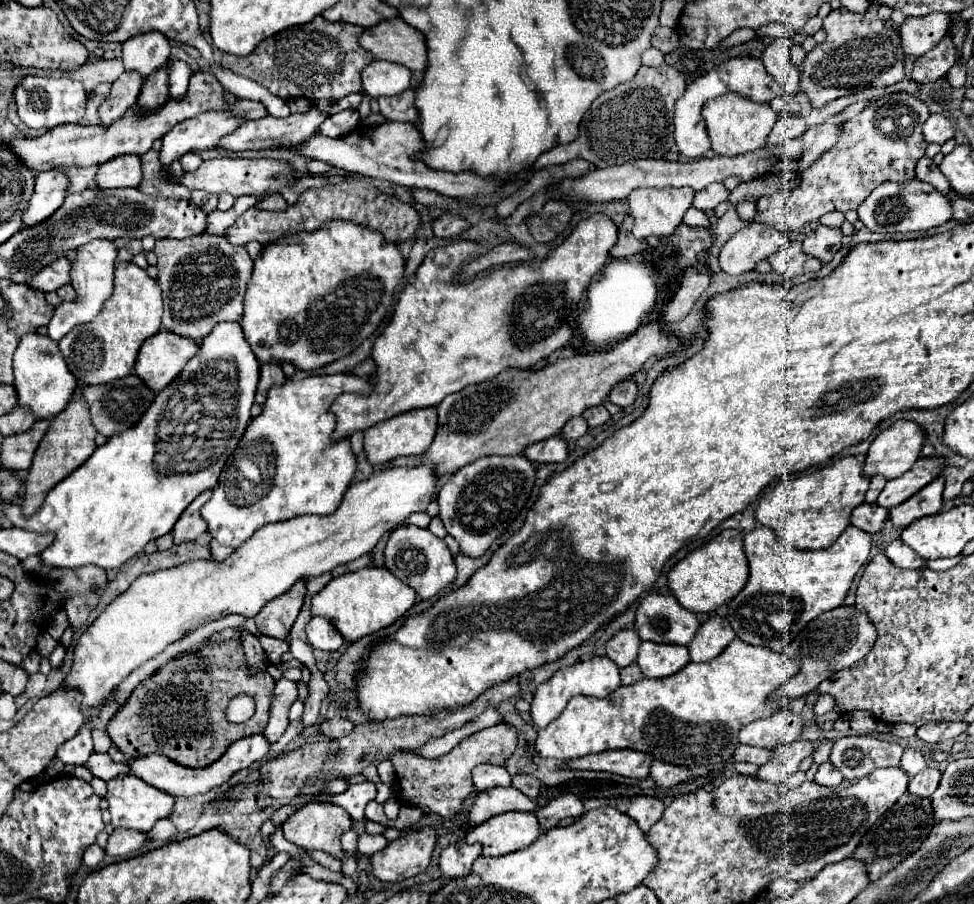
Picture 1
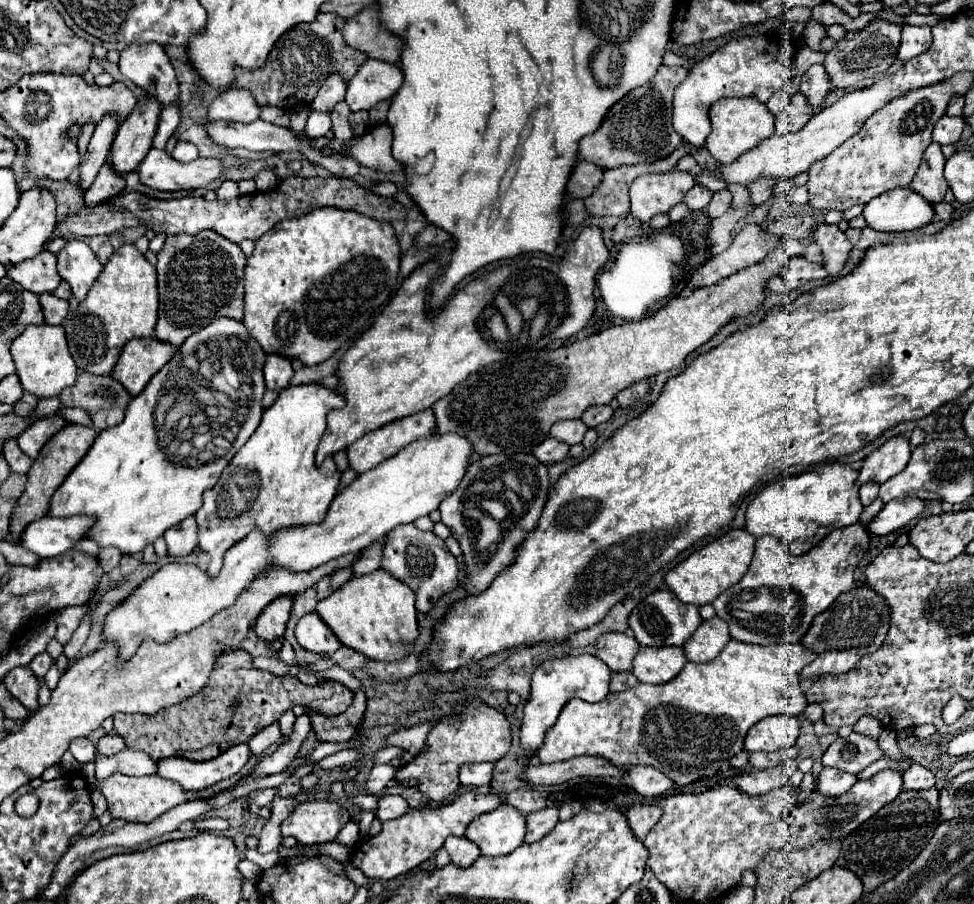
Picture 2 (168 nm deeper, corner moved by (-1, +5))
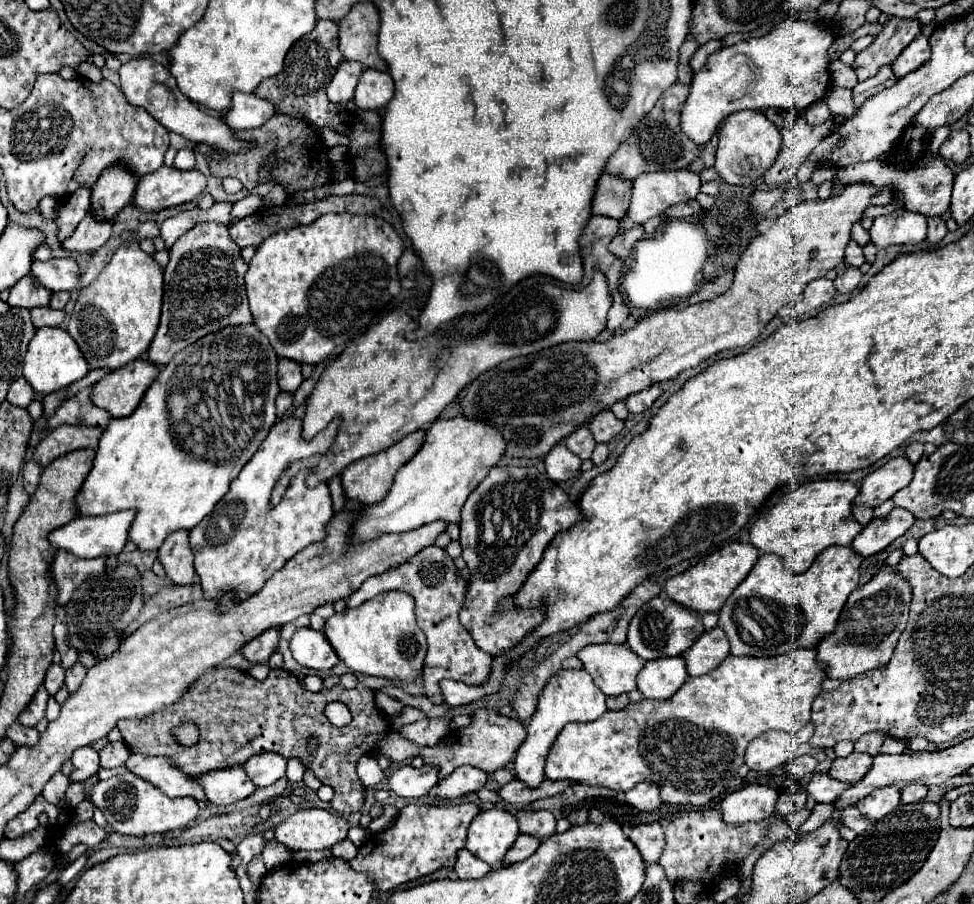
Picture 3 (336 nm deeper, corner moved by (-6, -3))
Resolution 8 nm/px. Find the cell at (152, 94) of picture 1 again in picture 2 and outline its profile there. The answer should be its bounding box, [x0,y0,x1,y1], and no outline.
[108,95,162,175]

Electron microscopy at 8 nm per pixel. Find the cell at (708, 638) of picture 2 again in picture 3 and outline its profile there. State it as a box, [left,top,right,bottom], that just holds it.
[685,627,729,675]

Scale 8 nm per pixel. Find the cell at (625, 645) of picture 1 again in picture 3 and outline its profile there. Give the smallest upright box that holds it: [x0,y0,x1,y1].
[577,645,645,697]

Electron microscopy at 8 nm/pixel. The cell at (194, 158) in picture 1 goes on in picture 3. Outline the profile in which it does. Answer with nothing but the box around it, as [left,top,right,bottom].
[175,149,195,169]

